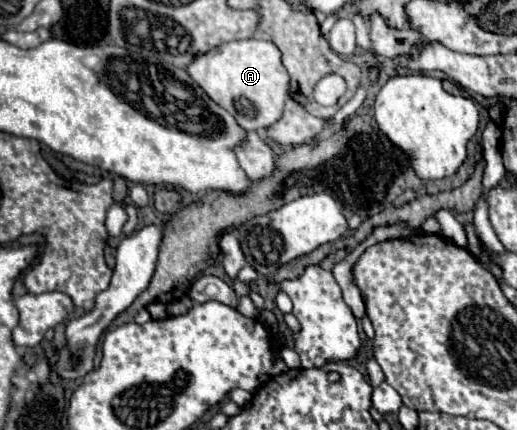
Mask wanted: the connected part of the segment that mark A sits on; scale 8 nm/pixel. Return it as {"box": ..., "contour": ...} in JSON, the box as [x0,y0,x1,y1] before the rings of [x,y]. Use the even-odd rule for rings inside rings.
{"box":[187,40,289,130],"contour":[[[235,40],[197,56],[187,74],[207,92],[207,96],[225,108],[245,130],[269,128],[283,114],[283,104],[289,98],[289,74],[283,68],[281,52],[267,40]]]}

